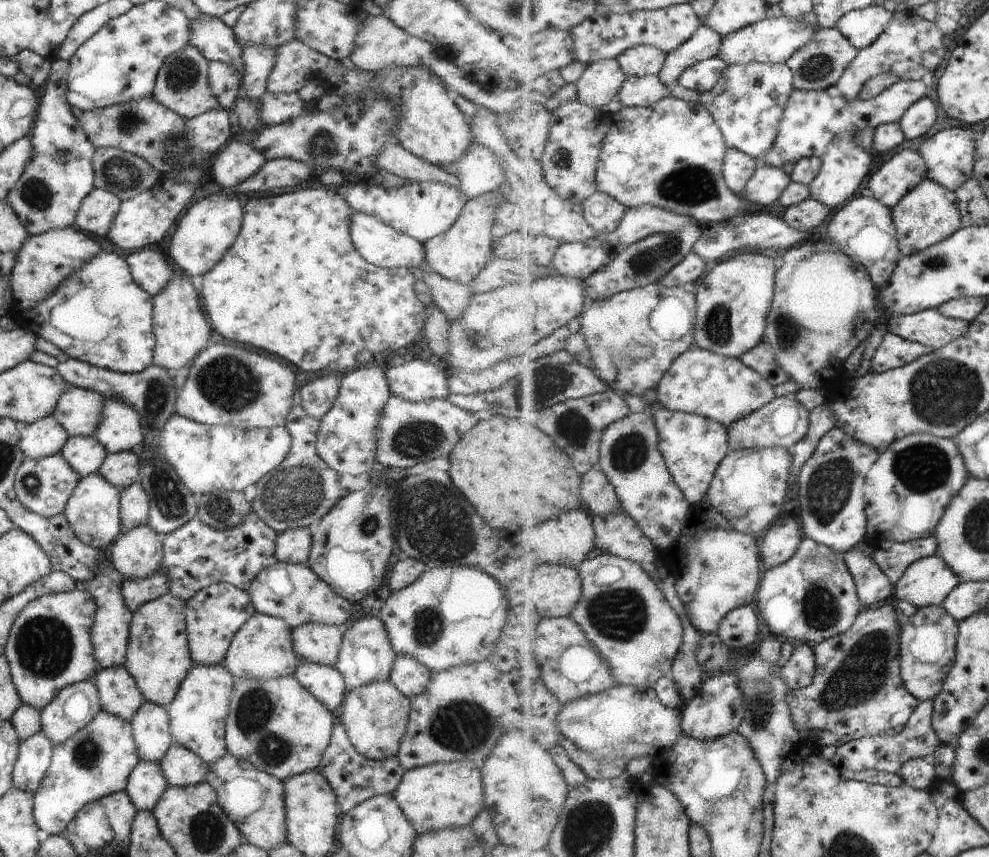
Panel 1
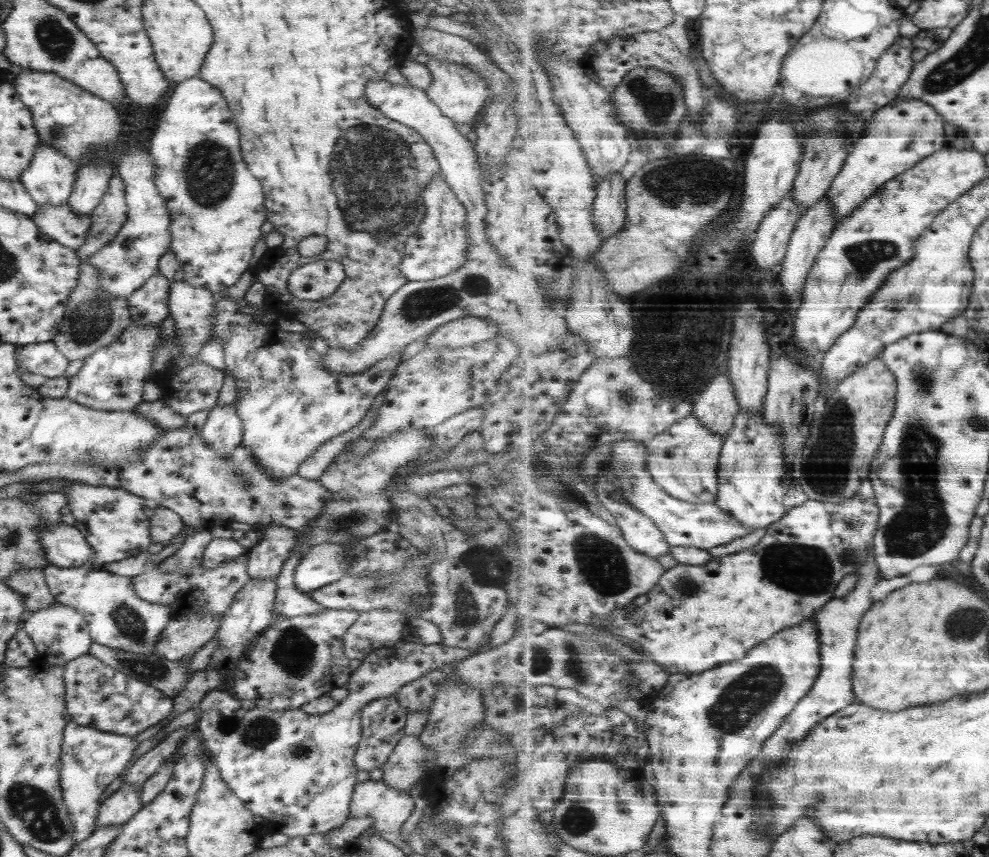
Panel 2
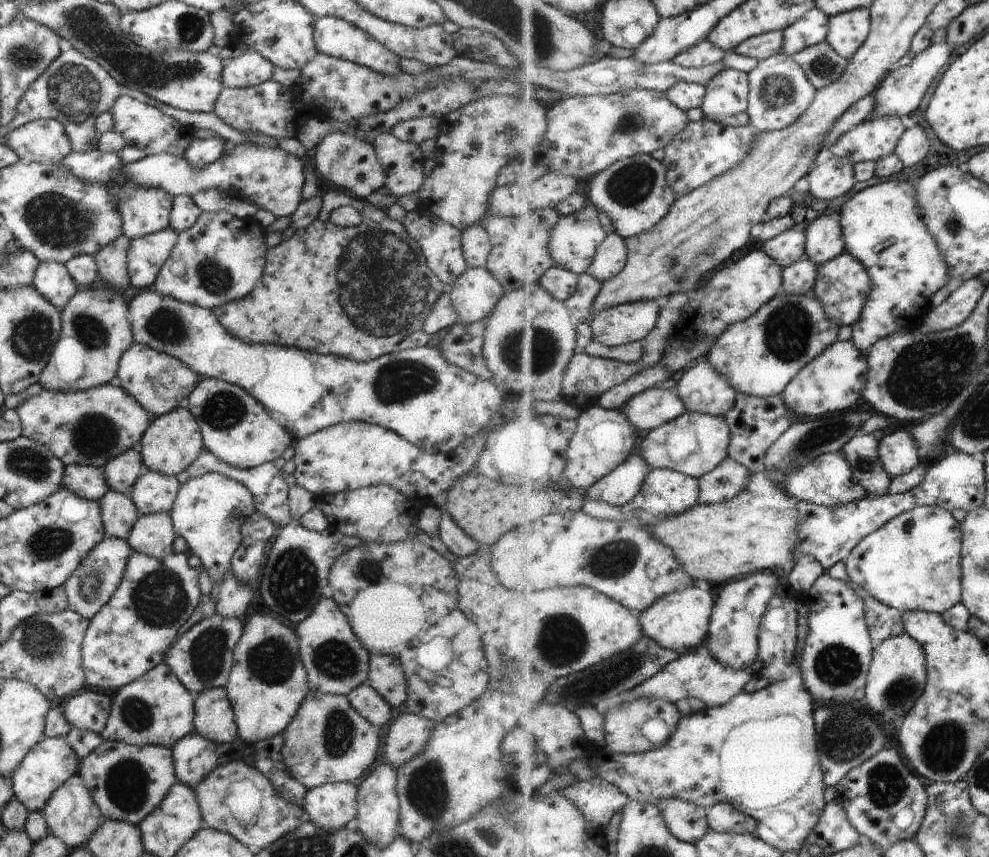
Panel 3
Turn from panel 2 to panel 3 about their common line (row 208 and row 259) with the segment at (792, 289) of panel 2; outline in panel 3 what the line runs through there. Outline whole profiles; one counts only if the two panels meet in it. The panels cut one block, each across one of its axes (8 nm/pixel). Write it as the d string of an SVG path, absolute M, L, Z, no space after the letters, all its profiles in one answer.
M841 214L820 216L809 225L805 234L806 258L816 265L825 265L846 252Z

